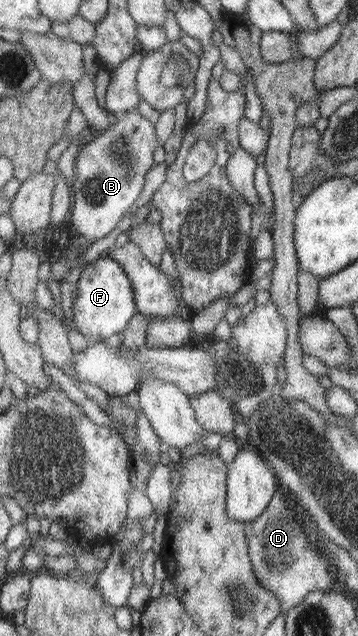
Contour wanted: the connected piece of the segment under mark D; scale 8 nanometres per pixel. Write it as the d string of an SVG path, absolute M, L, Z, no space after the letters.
M276 492L263 515L246 523L246 530L256 576L264 588L280 600L284 613L288 614L312 592L330 592L336 588L338 576L333 565L320 548L310 544L304 534L304 524L300 524L300 516L294 516L292 504L288 504L284 492Z

